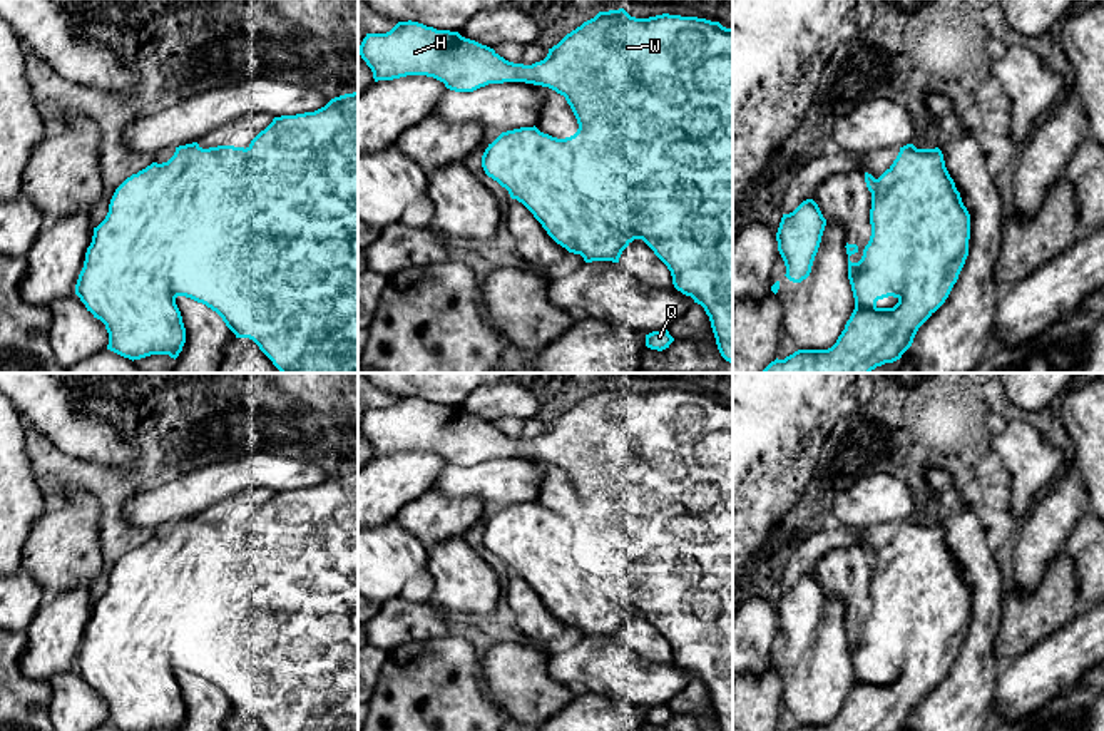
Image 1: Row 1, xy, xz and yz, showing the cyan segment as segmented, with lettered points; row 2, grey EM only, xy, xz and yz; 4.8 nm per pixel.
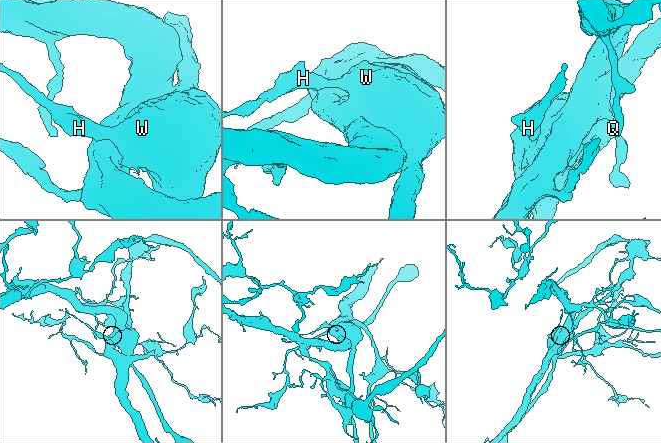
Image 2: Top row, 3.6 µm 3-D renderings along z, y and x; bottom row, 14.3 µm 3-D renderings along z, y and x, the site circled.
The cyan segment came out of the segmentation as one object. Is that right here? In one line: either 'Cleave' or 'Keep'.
Cleave

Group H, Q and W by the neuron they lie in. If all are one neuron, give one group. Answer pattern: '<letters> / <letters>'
H W / Q

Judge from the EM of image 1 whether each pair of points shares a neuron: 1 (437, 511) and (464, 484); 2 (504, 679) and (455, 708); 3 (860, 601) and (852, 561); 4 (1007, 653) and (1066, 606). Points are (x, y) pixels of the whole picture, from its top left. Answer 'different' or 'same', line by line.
1: different
2: different
3: same
4: same

